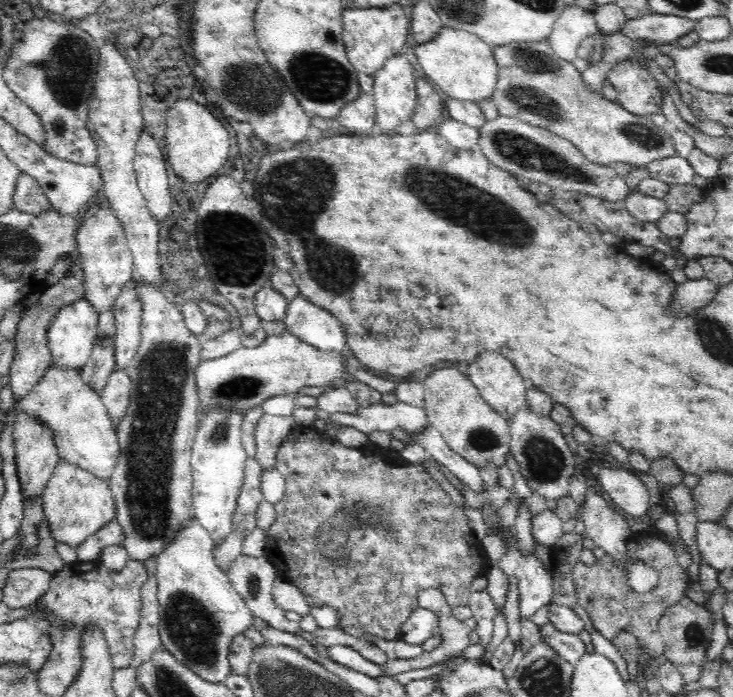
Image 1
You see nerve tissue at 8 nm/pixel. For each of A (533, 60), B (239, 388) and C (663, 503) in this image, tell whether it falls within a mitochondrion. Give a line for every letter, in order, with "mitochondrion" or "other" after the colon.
A: mitochondrion
B: mitochondrion
C: other

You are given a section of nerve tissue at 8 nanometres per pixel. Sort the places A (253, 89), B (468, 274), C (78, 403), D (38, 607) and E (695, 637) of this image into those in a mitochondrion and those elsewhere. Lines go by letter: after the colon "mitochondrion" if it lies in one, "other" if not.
A: mitochondrion
B: other
C: other
D: other
E: mitochondrion

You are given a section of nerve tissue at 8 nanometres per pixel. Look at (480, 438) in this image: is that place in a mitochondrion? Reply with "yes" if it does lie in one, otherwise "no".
yes

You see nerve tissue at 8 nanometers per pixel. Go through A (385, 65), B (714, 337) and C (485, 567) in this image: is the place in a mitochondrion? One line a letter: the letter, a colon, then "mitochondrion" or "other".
A: other
B: mitochondrion
C: other

